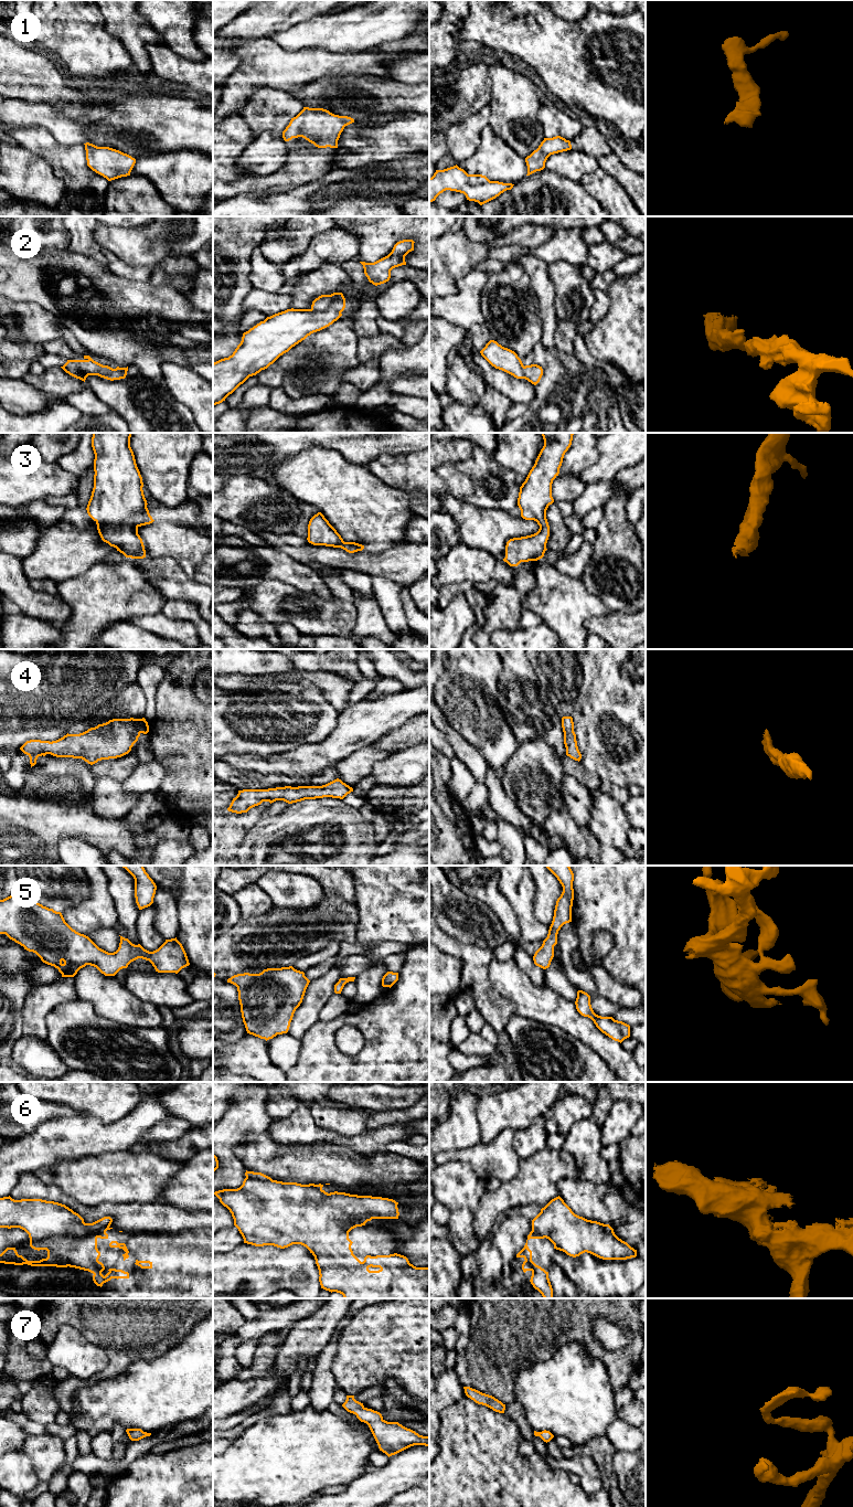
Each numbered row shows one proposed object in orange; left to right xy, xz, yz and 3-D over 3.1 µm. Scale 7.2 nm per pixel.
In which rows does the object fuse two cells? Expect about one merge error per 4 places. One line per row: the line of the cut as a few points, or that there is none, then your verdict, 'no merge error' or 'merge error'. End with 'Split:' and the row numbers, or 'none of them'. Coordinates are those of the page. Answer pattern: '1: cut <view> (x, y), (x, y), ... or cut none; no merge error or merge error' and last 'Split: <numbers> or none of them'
1: cut none; no merge error
2: cut none; no merge error
3: cut none; no merge error
4: cut none; no merge error
5: cut none; no merge error
6: cut xy (108, 1227), (82, 1237), (54, 1235), (36, 1243), (30, 1242); merge error
7: cut none; no merge error
Split: 6

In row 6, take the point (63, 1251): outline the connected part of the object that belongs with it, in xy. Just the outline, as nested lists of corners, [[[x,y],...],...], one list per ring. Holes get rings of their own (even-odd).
[[[106,1228],[99,1232],[88,1234],[83,1238],[72,1237],[72,1235],[58,1235],[47,1240],[44,1240],[38,1244],[30,1242],[30,1246],[34,1250],[46,1250],[47,1257],[40,1261],[28,1261],[22,1255],[19,1255],[15,1248],[7,1248],[0,1254],[0,1263],[4,1264],[14,1264],[23,1265],[28,1264],[31,1266],[56,1266],[56,1267],[75,1267],[93,1273],[93,1281],[97,1286],[103,1286],[104,1283],[110,1281],[111,1278],[129,1278],[129,1273],[122,1270],[109,1269],[108,1273],[104,1276],[102,1272],[105,1270],[105,1266],[102,1262],[98,1261],[100,1252],[97,1249],[97,1239],[108,1239],[107,1230],[113,1228]]]

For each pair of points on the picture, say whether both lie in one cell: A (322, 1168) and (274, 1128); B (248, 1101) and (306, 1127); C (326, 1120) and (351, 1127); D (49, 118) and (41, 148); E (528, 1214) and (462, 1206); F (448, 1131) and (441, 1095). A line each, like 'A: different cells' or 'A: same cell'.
A: different cells
B: different cells
C: same cell
D: different cells
E: different cells
F: different cells

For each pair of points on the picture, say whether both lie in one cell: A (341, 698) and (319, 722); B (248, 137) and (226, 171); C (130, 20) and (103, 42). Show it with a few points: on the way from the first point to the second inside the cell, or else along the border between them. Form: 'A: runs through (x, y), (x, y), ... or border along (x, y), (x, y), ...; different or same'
A: border along (316, 687), (338, 711); different
B: runs through (240, 142), (226, 156), (226, 162); same
C: border along (99, 11), (105, 29), (119, 41), (128, 54); different

